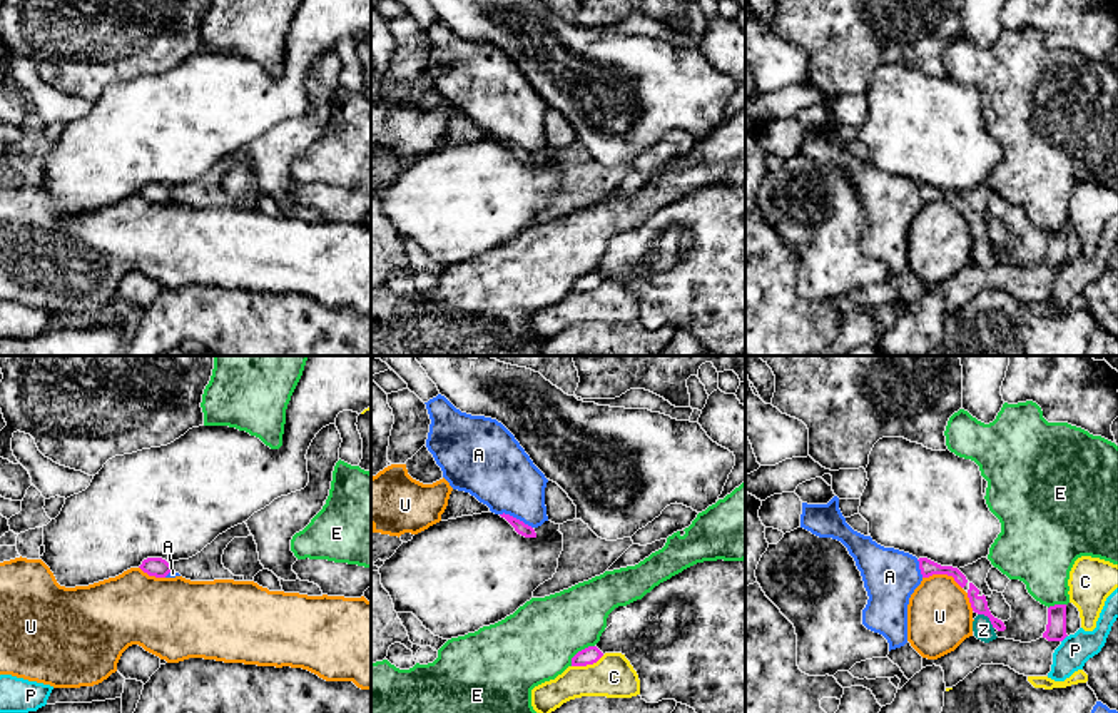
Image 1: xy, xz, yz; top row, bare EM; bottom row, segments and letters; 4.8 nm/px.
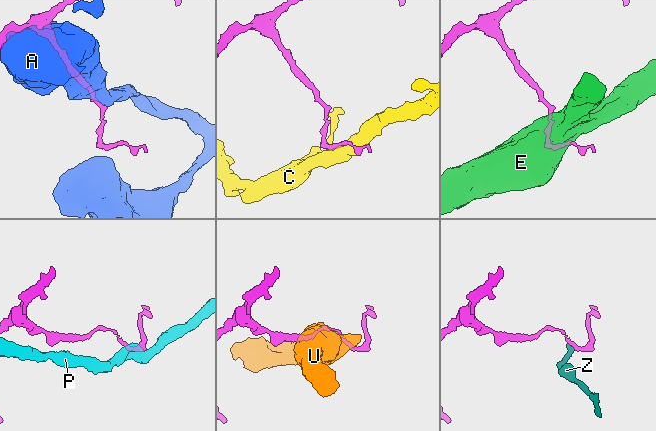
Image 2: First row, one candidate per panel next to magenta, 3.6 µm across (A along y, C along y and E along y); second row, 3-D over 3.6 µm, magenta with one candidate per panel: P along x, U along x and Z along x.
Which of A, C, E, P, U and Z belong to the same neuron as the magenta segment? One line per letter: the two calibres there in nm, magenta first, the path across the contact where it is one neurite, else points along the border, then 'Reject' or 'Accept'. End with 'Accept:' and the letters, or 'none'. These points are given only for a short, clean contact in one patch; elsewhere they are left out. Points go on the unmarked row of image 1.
A: Thickness 60 nm (magenta) against 320 nm. Accept
C: Thickness 90 nm (magenta) against 200 nm. Reject
E: Thickness 90 nm (magenta) against 360 nm. Reject
P: Thickness 100 nm (magenta) against 160 nm. Boundary: yz (1067, 261), (1062, 268). Reject
U: Thickness 80 nm (magenta) against 320 nm. Reject
Z: Thickness 80 nm (magenta) against 100 nm. Boundary: yz (978, 239), (983, 239), (993, 254). Reject
Accept: A

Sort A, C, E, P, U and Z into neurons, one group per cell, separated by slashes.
A / C / E / P / U / Z

